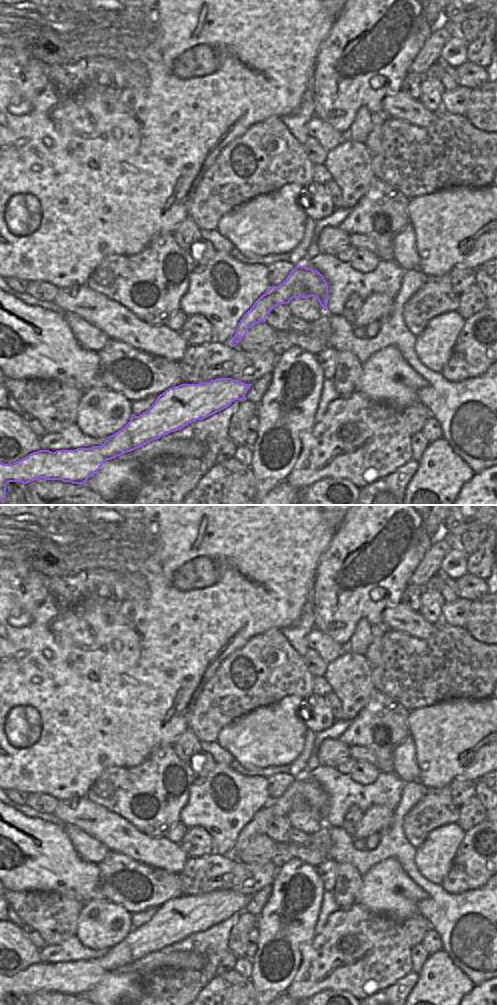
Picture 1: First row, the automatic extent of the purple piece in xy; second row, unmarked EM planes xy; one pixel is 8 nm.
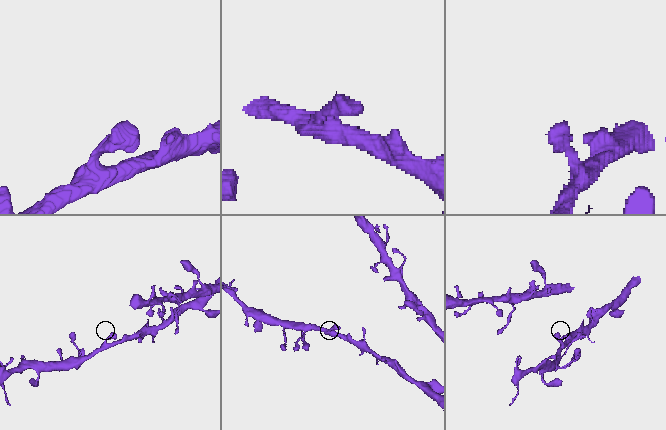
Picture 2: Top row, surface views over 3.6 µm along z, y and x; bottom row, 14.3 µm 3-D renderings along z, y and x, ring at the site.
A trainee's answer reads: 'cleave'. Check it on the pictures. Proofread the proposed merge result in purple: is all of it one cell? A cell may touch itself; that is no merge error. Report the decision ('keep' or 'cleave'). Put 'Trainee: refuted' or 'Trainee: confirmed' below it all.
keep
Trainee: refuted

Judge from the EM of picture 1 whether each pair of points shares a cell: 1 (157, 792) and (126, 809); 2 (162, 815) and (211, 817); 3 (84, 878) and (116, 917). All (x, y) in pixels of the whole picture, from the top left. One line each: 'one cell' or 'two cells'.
1: one cell
2: two cells
3: two cells

